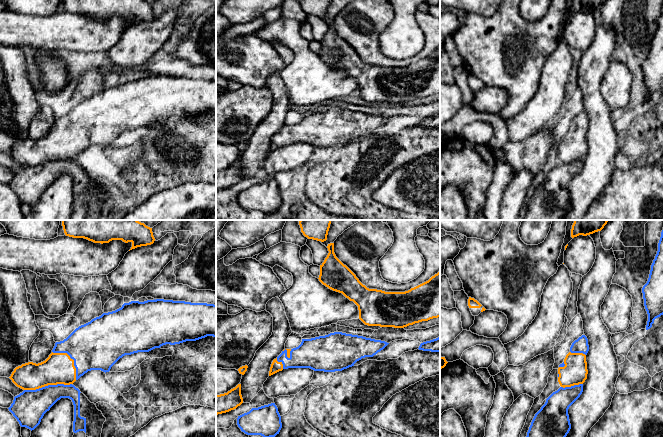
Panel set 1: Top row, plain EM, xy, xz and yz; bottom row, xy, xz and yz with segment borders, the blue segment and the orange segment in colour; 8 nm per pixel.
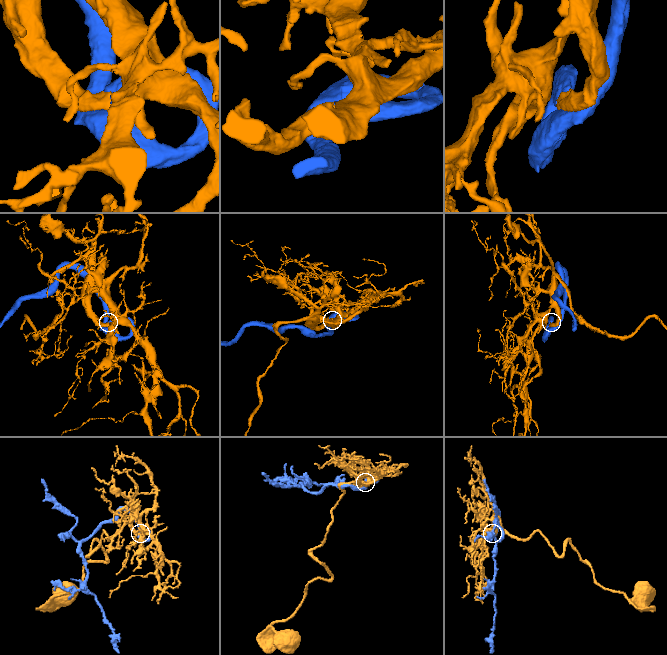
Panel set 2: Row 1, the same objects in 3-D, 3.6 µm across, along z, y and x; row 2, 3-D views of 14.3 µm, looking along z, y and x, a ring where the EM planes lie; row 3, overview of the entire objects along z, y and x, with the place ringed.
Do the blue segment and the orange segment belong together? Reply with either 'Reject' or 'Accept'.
Accept

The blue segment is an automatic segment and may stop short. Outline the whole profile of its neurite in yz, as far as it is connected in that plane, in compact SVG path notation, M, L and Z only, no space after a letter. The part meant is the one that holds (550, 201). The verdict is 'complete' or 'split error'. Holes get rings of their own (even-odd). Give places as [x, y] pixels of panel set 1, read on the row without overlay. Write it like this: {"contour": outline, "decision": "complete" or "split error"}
{"contour": "M582 111L575 116L564 138L558 144L558 158L560 164L553 168L541 185L535 190L523 220L562 220L571 205L568 191L569 183L583 168L583 159L587 155L586 131L589 127L588 115Z", "decision": "split error"}

